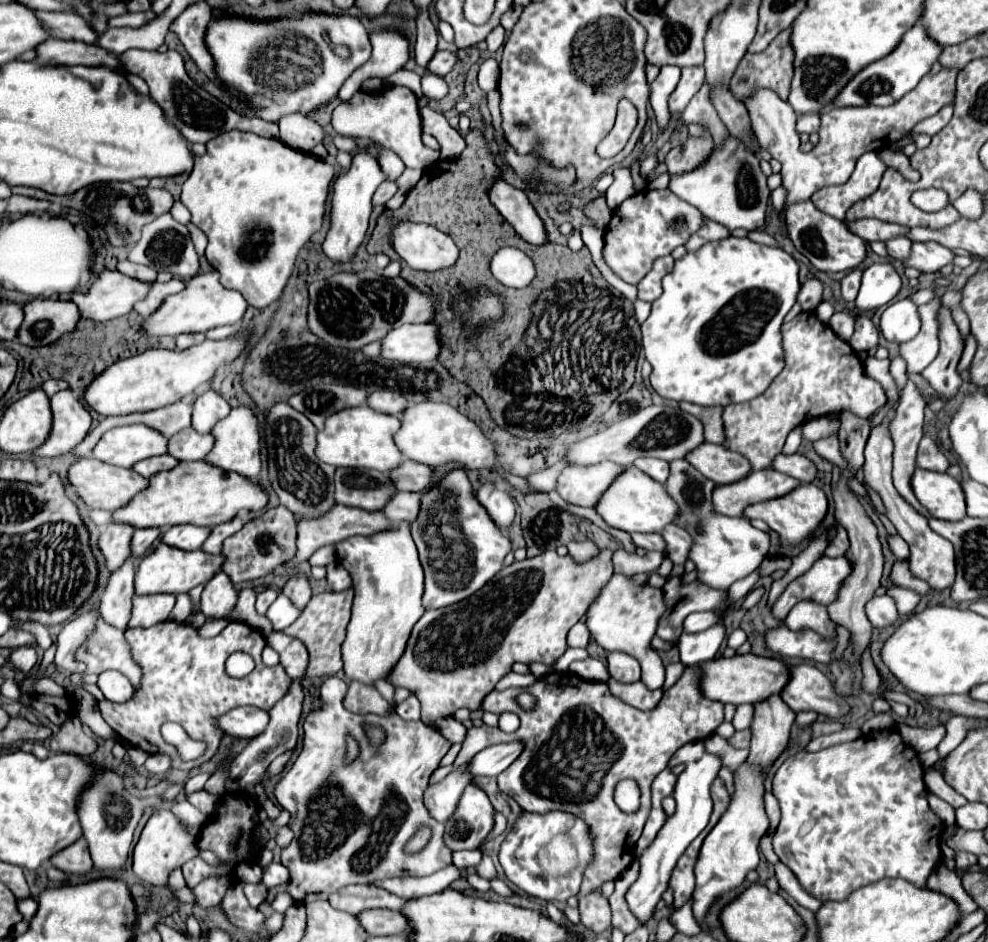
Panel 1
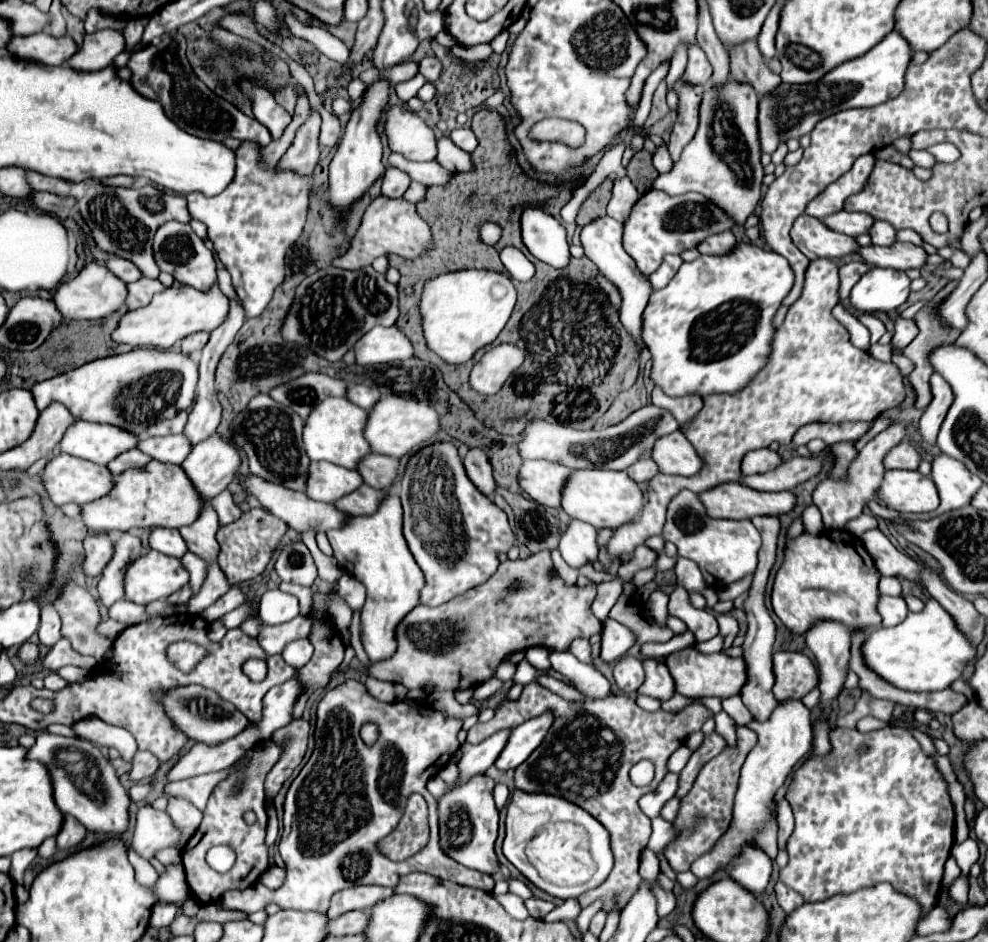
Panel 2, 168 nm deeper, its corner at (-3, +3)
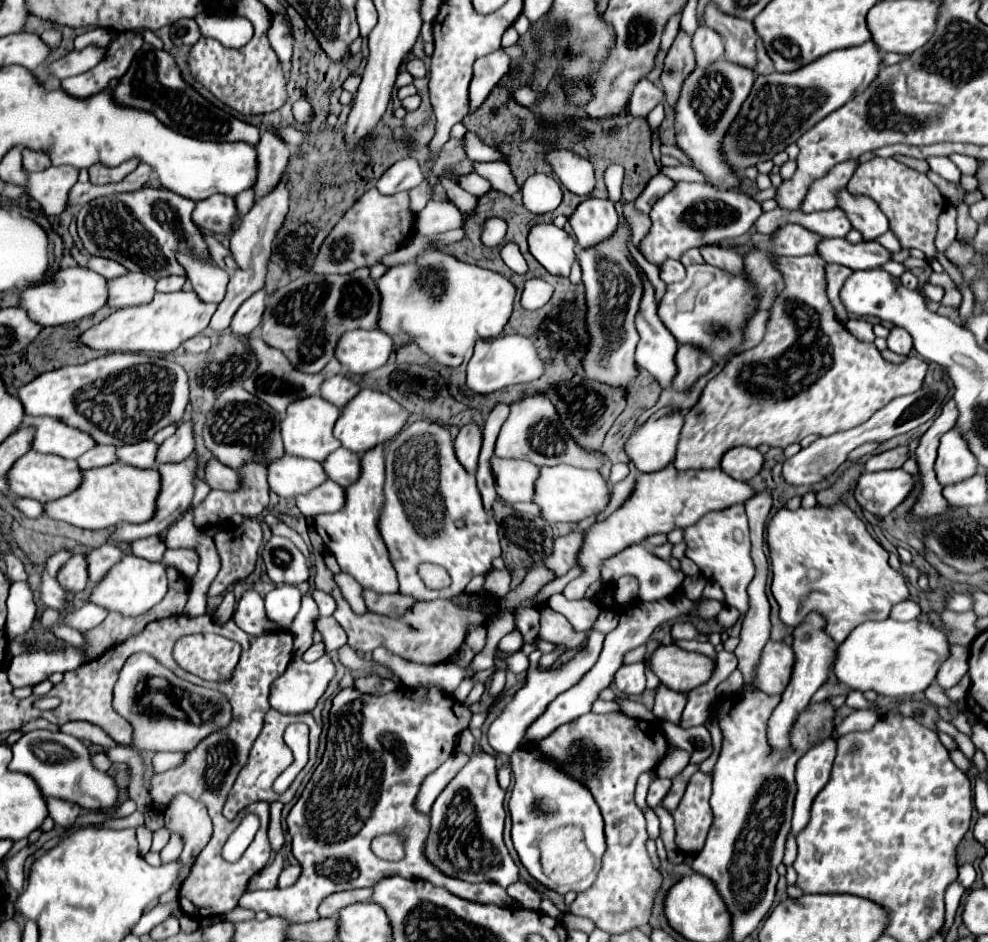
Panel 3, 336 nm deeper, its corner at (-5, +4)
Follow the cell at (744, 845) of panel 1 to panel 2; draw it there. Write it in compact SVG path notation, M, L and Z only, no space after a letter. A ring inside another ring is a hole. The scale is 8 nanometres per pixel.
M786 699L786 703L778 703L778 707L772 711L770 719L762 723L750 723L750 729L758 733L758 743L756 747L748 753L746 763L742 765L740 773L740 783L738 791L734 797L734 813L732 813L732 823L728 831L716 841L712 851L702 855L702 859L696 859L690 865L690 871L696 877L712 877L714 871L718 871L722 865L730 863L742 853L742 847L746 843L754 843L762 847L772 859L778 855L776 847L776 821L770 815L768 803L774 799L778 787L786 781L786 777L794 771L794 767L808 755L810 745L812 745L812 719L810 719L810 709L802 703L802 699Z

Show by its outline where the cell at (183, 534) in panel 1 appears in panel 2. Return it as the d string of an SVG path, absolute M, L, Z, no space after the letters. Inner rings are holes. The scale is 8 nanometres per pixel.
M154 527L148 537L148 545L150 545L150 549L170 555L170 557L182 557L186 553L186 543L182 541L178 529Z

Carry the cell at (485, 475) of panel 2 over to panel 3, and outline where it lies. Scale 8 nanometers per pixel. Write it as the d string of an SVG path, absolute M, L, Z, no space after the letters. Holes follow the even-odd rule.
M474 422L460 428L454 448L456 448L456 456L458 456L460 464L466 468L468 474L476 474L476 470L478 470L480 446L482 446L482 432Z

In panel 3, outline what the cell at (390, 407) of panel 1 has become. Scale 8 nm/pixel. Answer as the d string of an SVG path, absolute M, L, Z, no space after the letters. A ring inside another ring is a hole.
M342 374L328 378L320 388L320 396L338 408L344 408L358 392L360 392L360 386Z

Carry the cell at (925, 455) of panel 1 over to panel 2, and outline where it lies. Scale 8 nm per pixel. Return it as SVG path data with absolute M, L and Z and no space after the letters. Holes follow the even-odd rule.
M902 441L892 451L886 453L884 457L884 467L886 469L916 469L920 463L920 453L912 447L910 441Z

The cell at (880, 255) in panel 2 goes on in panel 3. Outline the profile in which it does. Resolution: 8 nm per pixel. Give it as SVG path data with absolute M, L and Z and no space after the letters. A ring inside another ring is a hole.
M824 238L818 246L818 254L826 262L836 262L848 266L852 270L868 270L868 268L882 268L890 262L890 252L878 242L850 244L846 238Z

